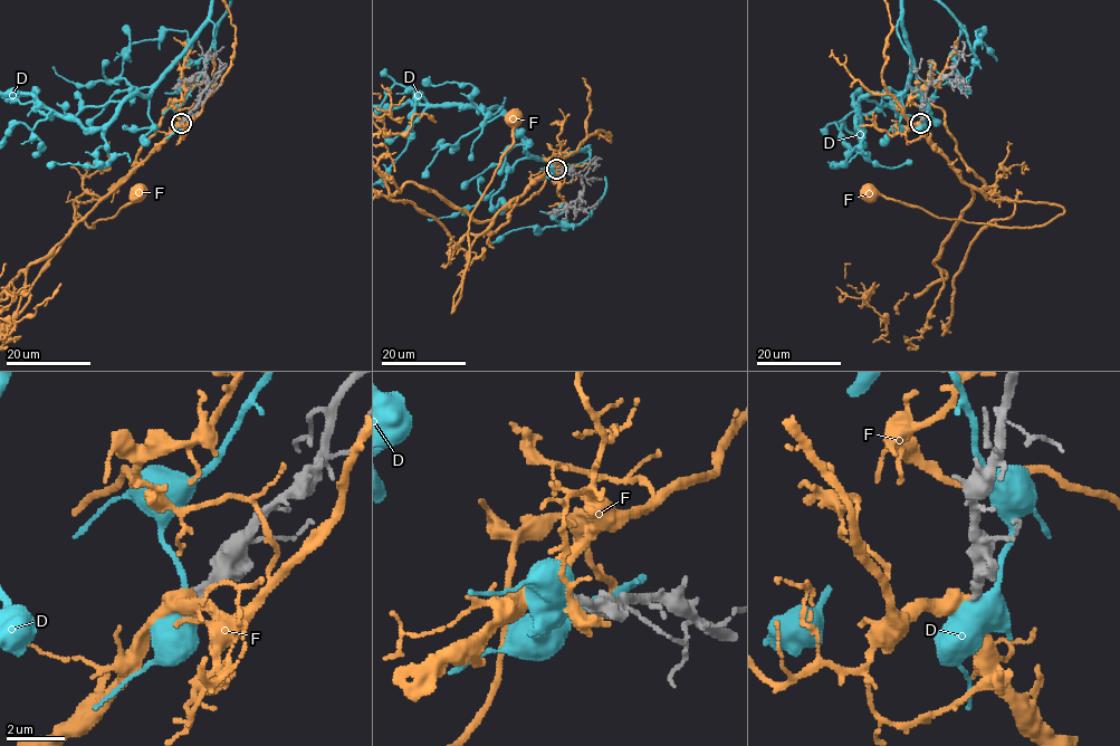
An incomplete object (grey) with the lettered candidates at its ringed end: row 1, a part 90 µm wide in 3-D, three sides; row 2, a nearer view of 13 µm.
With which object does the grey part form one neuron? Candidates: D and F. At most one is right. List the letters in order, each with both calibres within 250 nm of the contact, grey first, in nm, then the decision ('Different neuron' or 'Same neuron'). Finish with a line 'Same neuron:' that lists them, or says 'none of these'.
D: Thickness 320 nm (grey) against 500 nm. Different neuron
F: Thickness 320 nm (grey) against 550 nm. Same neuron
Same neuron: F

